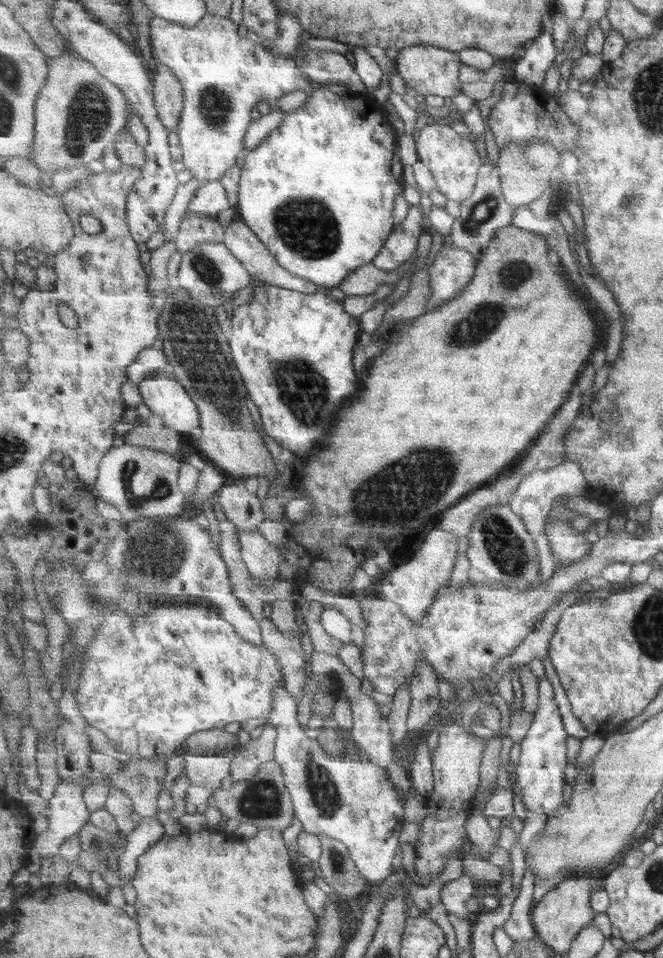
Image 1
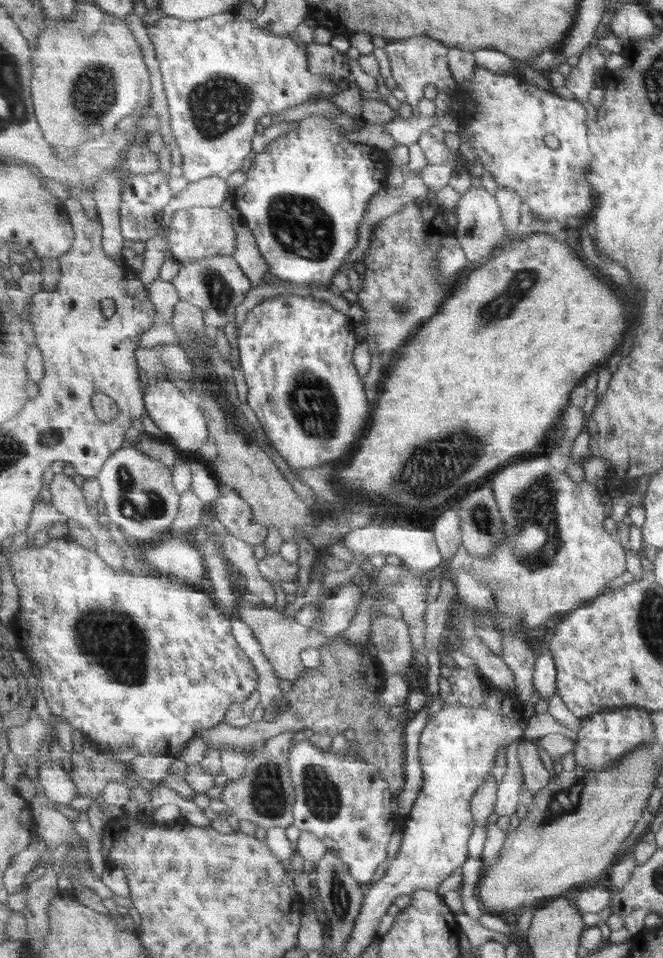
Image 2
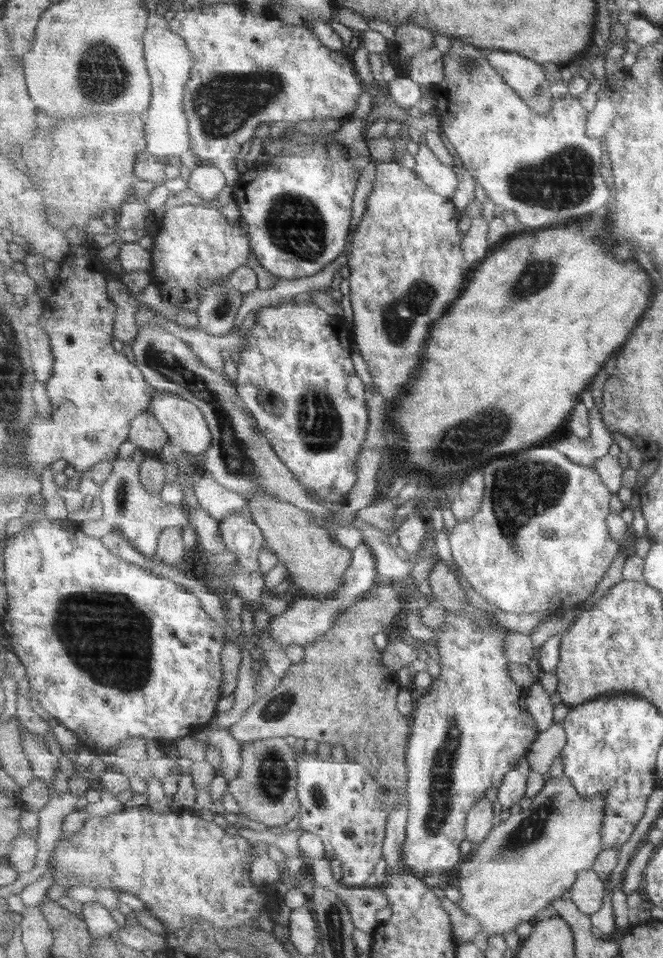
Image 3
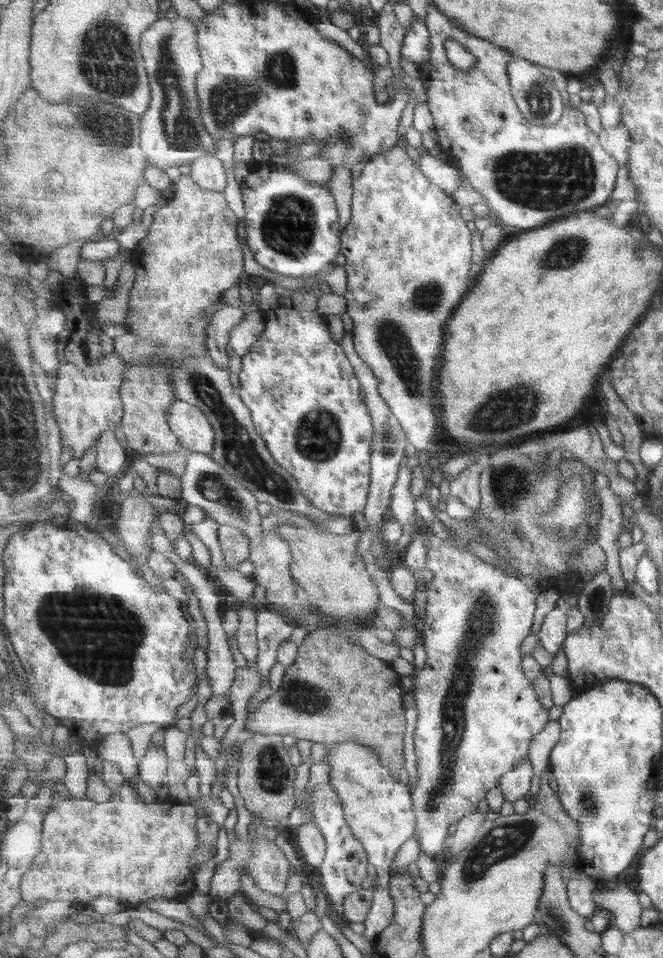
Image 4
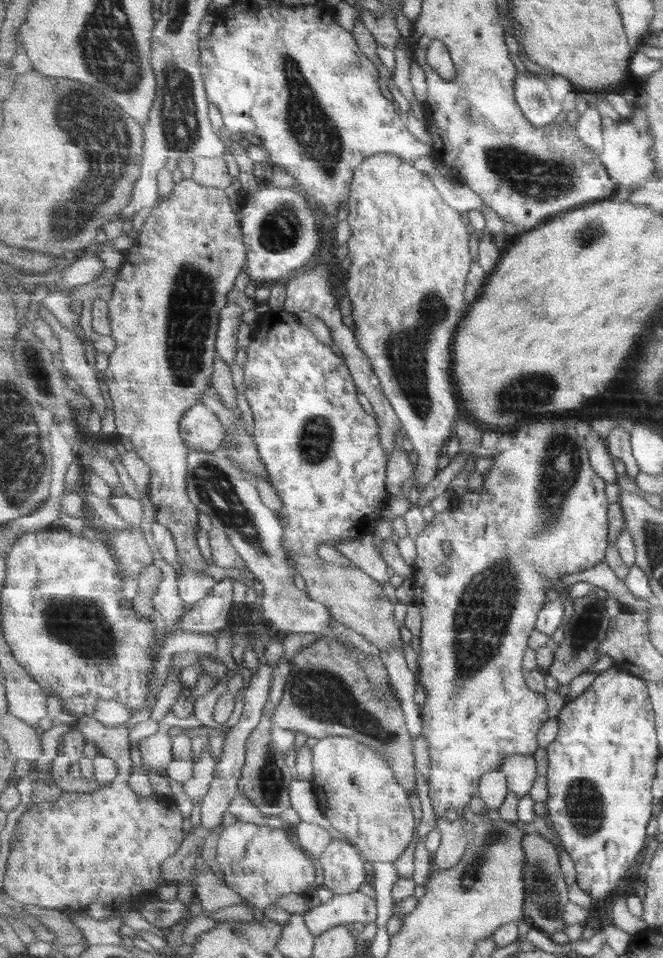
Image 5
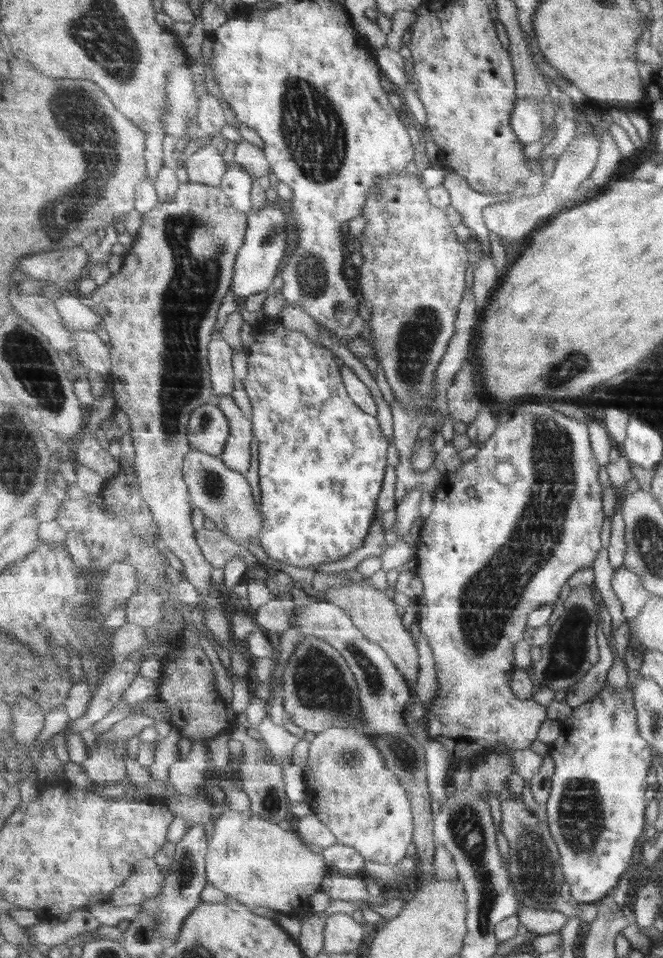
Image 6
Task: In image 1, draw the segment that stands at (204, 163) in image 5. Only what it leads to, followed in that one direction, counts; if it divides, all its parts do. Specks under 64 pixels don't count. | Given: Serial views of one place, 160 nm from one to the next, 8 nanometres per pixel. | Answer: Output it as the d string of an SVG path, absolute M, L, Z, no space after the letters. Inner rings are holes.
M220 180L207 181L202 185L192 200L189 213L212 216L217 218L219 212L231 207L230 198L227 196L226 187Z

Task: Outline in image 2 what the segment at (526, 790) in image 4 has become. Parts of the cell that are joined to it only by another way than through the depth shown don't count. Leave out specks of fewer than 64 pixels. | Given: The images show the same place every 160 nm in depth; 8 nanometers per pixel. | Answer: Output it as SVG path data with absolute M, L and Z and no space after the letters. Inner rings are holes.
M518 739L509 744L506 749L506 767L501 784L498 785L498 802L496 814L498 816L513 816L521 802L523 790L523 772L519 761Z

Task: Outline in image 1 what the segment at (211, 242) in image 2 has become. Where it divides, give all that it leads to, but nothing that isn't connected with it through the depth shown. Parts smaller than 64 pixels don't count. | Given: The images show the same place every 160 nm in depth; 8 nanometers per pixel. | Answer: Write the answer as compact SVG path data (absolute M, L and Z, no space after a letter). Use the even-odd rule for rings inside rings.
M188 213L180 224L174 243L182 254L203 246L205 242L224 242L226 229L216 218L197 213Z

